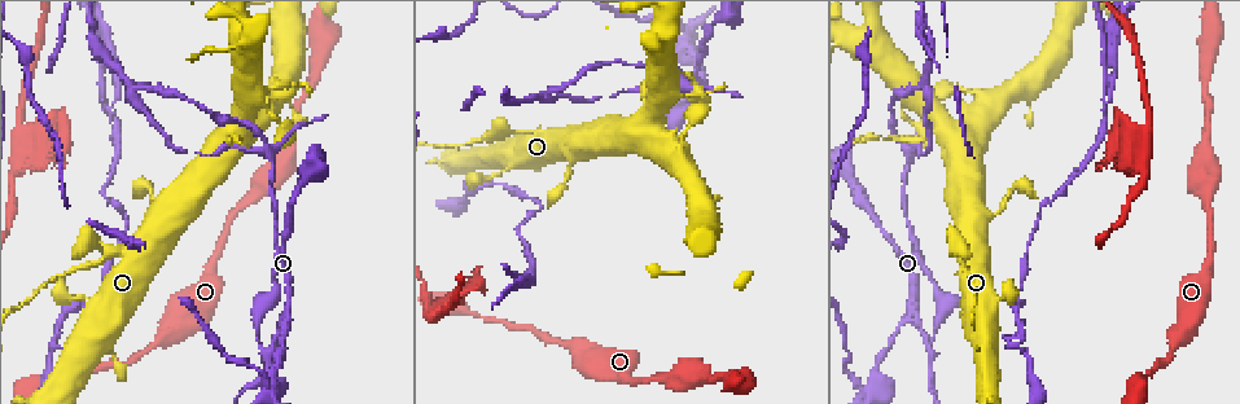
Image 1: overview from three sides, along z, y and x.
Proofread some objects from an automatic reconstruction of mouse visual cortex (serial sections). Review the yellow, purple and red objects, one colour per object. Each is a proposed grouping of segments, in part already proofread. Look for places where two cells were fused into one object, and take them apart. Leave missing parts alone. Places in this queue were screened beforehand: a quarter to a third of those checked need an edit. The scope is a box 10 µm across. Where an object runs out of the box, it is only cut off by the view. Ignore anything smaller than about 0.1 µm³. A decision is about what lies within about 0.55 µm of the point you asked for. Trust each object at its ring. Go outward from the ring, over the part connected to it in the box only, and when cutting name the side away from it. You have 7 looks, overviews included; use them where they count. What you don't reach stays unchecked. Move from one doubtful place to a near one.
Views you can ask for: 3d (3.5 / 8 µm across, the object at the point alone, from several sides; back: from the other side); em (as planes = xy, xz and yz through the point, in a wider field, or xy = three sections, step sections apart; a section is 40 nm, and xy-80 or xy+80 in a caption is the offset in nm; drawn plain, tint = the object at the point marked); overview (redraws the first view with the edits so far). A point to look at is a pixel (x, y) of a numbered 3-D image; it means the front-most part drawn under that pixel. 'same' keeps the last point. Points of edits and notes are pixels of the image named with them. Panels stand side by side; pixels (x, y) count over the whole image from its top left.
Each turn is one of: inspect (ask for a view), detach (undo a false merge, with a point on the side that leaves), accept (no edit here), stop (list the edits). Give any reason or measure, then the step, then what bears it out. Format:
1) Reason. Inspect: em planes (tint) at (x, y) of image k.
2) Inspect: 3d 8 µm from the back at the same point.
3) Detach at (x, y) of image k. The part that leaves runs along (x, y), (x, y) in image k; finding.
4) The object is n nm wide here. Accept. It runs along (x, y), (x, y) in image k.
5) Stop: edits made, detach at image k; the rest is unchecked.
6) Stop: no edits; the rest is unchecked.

Thick turns thin. Inspect: 3d 3.5 µm at (519, 133) of image 1.

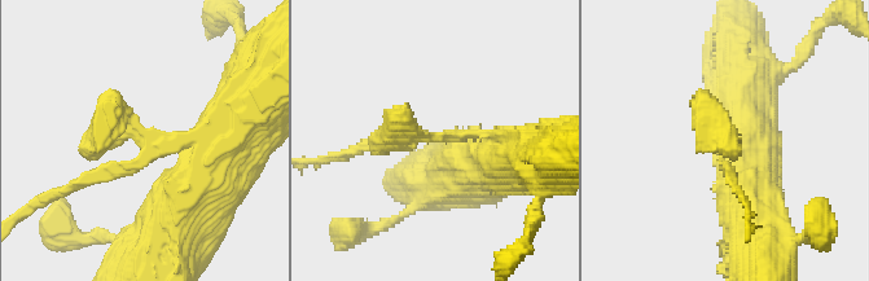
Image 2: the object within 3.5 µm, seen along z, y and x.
Need the tissue. Inspect: em xy step 1 (tint) at (143, 133) of image 2.

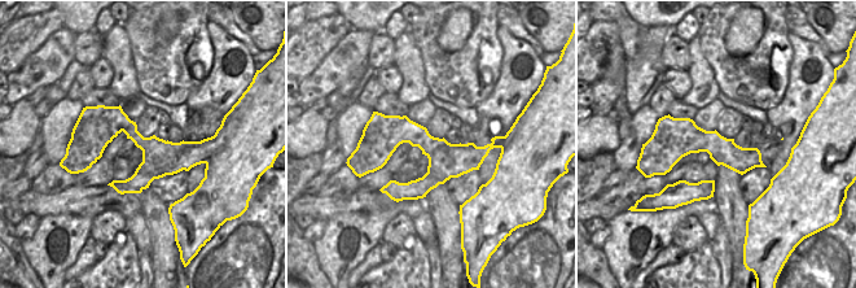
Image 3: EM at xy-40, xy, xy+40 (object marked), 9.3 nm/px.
Accept. It runs along (86, 138), (127, 127), (157, 153), (197, 153) in image 3; continuous, no second cell.

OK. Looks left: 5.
Three-way junction. Inspect: 3d 3.5 µm at (913, 310) of image 1.

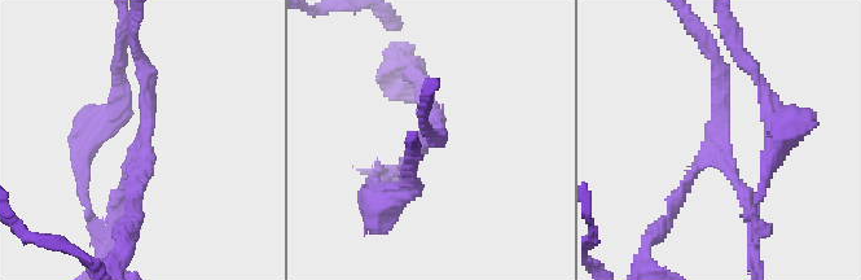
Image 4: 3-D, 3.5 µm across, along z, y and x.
3 arms meet here; the arms are 150, 150, 200 nm wide; now the EM. Inspect: em xy step 2 (tint) at (717, 134) of image 4.

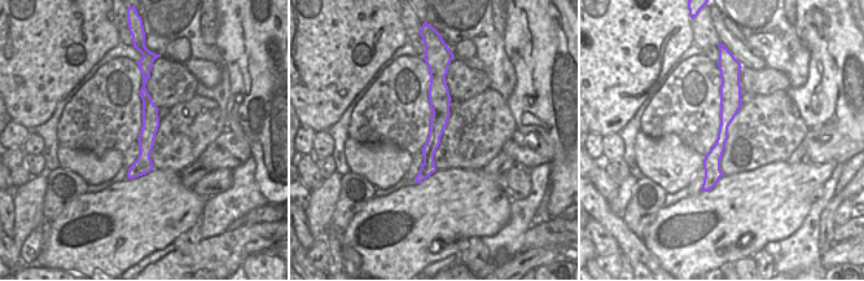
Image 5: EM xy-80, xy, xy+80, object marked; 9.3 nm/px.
Accept. Continuous, no second cell.

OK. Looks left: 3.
Abrupt turn. Inspect: 3d 8 µm at (875, 388) of image 1.

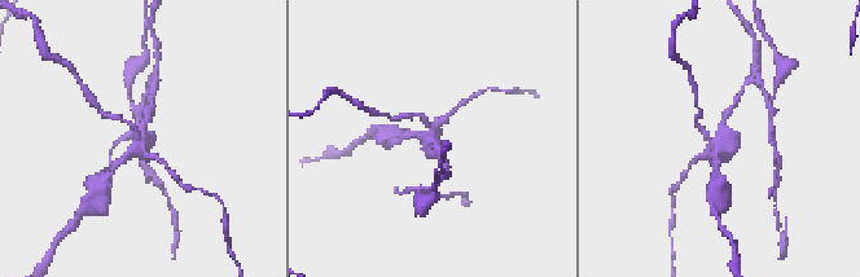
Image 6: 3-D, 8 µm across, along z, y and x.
Inspect: 3d 3.5 µm at the same point.

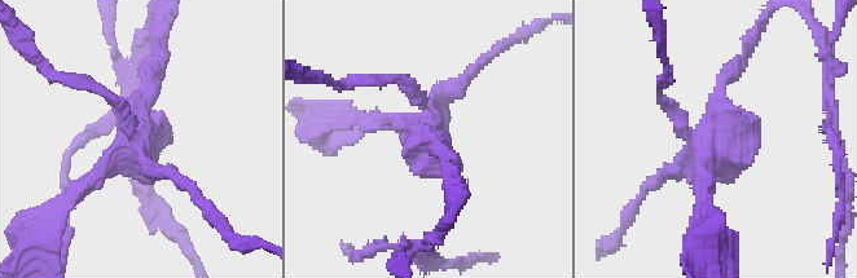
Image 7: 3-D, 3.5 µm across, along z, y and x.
Shape alone is not enough. Inspect: em xy step 1 (tint) at (430, 128) of image 7.

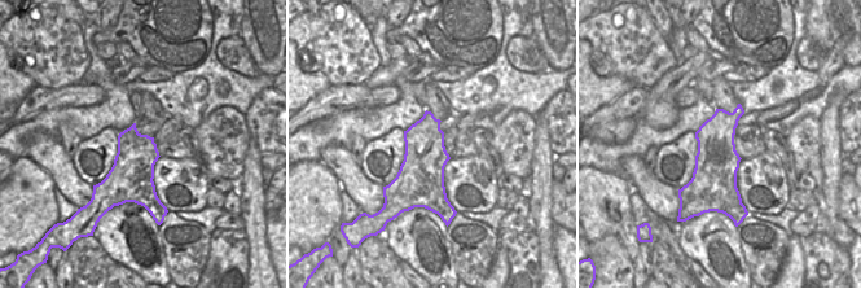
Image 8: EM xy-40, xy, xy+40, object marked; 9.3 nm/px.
Detach at (163, 173) of image 7. Two cells meet here.

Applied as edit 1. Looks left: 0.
Stop: edits made, detach at image 7; the rest is unchecked.

